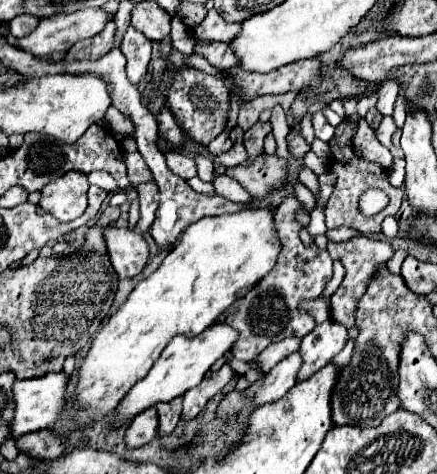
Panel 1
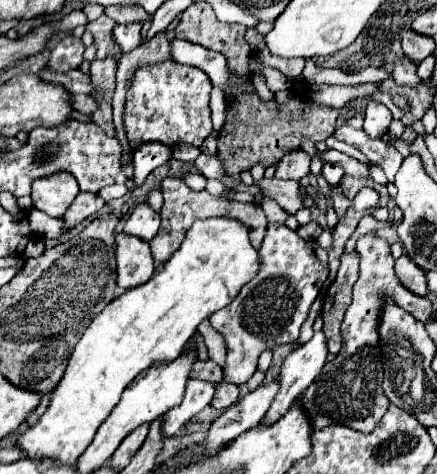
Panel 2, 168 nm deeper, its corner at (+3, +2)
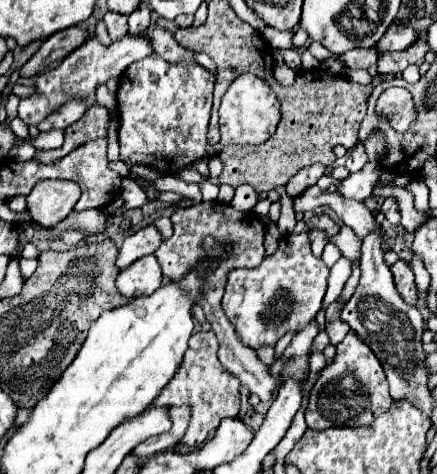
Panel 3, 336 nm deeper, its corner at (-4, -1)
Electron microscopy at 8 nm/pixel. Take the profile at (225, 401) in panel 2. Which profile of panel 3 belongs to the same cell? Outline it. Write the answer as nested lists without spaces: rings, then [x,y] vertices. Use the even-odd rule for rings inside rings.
[[[198,332],[192,334],[188,350],[184,354],[182,366],[176,370],[174,378],[162,388],[162,392],[154,398],[152,406],[190,406],[192,416],[182,446],[198,448],[210,432],[214,432],[224,418],[236,418],[240,410],[240,380],[236,380],[218,360],[218,340],[214,332]]]

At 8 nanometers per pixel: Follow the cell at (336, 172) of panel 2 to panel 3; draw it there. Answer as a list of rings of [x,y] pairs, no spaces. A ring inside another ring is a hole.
[[[360,140],[354,148],[352,148],[352,152],[350,152],[350,156],[346,158],[346,168],[350,170],[350,172],[358,172],[358,170],[362,170],[362,166],[368,162],[368,156],[366,156],[366,150],[364,150],[364,142]]]

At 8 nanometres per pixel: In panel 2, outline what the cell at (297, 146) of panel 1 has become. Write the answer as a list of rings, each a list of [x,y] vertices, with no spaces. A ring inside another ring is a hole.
[[[291,149],[279,161],[275,177],[277,179],[295,179],[295,181],[299,181],[309,173],[309,161],[311,161],[311,157],[303,149]]]

